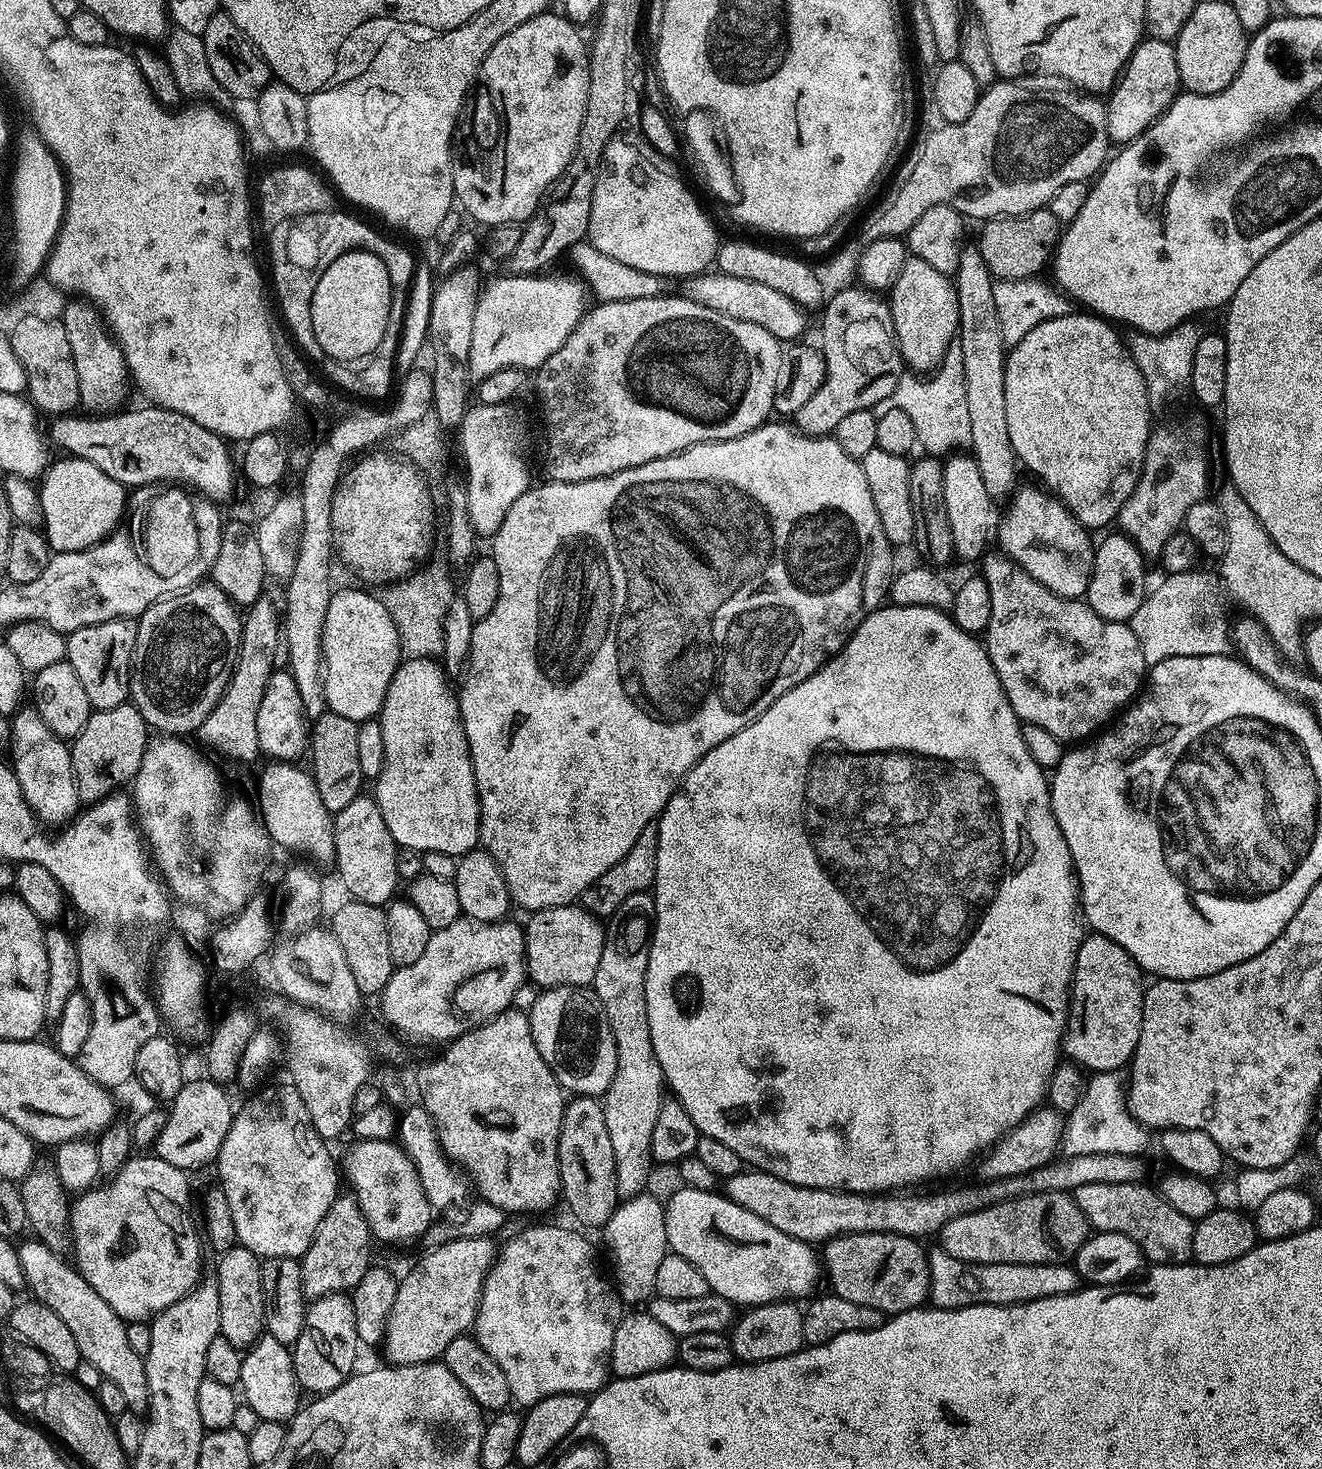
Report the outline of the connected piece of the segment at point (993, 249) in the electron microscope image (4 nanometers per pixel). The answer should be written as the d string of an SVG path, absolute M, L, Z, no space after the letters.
M1047 207L1027 212L1025 216L1001 216L995 220L986 220L983 221L981 228L984 229L980 232L978 247L982 258L985 259L986 266L989 268L989 274L996 280L1026 280L1039 277L1043 273L1040 271L1047 264L1049 267L1062 235L1060 220L1054 218L1054 214L1049 212Z

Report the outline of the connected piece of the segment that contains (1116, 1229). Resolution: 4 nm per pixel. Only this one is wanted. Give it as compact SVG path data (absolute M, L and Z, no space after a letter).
M1090 1182L1090 1186L1078 1186L1074 1199L1078 1210L1088 1219L1089 1225L1098 1232L1126 1234L1144 1252L1145 1261L1157 1264L1187 1264L1192 1260L1192 1230L1194 1222L1186 1218L1186 1214L1178 1214L1170 1202L1160 1197L1155 1187L1147 1188L1147 1183L1139 1184L1107 1184L1106 1182Z

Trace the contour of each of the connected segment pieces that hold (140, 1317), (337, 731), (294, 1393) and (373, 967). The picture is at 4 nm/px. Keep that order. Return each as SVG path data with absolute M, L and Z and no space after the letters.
M136 1154L128 1159L111 1178L105 1179L103 1182L97 1183L95 1186L79 1193L71 1205L71 1251L73 1253L76 1252L74 1267L77 1272L82 1274L82 1278L86 1278L86 1282L90 1282L90 1286L94 1286L94 1290L108 1303L110 1310L114 1310L114 1314L118 1314L120 1319L125 1322L151 1321L153 1318L159 1316L160 1313L166 1311L170 1306L174 1306L174 1302L178 1302L190 1289L195 1288L201 1279L200 1240L196 1237L196 1228L192 1225L191 1218L188 1217L188 1176L189 1173L185 1169L179 1168L178 1166L170 1166L170 1162L158 1158L155 1154Z
M327 710L321 716L315 717L310 724L310 756L312 752L310 771L318 786L322 806L326 806L326 810L333 814L341 812L350 802L354 802L354 798L361 795L363 789L360 788L364 784L364 768L360 765L360 728L361 725L357 721L342 718L342 714L334 714Z
M264 1334L243 1353L242 1374L240 1375L239 1391L243 1403L258 1414L260 1420L291 1421L302 1407L302 1389L296 1380L296 1371L289 1345L278 1342L278 1338Z
M349 899L347 903L333 914L330 931L338 938L338 942L342 946L342 954L346 954L346 962L354 974L354 982L358 982L358 990L365 997L372 995L375 997L377 994L383 993L394 971L390 958L388 914L378 904L367 904L354 899Z

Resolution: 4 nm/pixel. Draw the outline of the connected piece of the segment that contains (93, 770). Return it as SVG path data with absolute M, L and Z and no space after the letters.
M125 702L113 708L93 711L92 717L71 745L72 769L76 775L76 788L80 792L81 801L102 800L113 795L119 789L116 788L119 784L127 785L140 768L144 749L149 743L149 726L135 704Z

